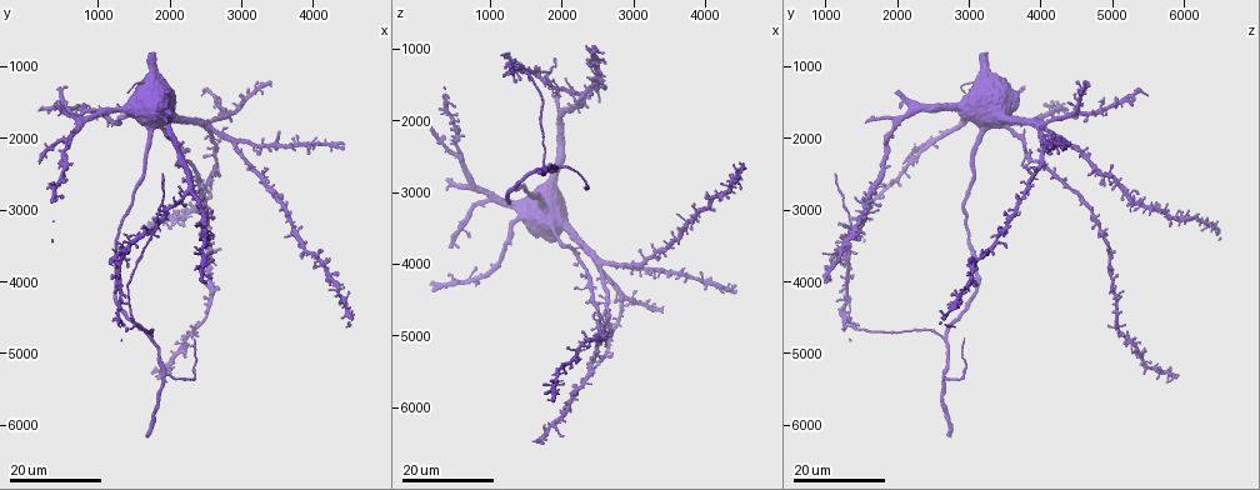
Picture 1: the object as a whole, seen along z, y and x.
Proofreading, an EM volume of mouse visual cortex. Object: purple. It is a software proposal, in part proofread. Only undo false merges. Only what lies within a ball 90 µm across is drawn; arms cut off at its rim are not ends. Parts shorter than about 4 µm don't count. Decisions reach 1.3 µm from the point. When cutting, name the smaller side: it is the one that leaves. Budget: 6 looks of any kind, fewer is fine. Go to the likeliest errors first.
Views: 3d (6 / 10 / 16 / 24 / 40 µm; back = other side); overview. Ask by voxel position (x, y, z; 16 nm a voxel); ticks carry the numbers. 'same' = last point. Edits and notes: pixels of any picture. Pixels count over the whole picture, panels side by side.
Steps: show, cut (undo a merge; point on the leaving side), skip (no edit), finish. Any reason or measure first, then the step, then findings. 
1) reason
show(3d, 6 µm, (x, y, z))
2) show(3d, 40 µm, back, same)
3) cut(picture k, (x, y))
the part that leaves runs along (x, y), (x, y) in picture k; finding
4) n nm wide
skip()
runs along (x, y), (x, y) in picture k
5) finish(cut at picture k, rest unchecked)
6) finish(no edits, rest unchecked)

three-way junction
show(3d, 16 µm, (1800, 3100, 1350))

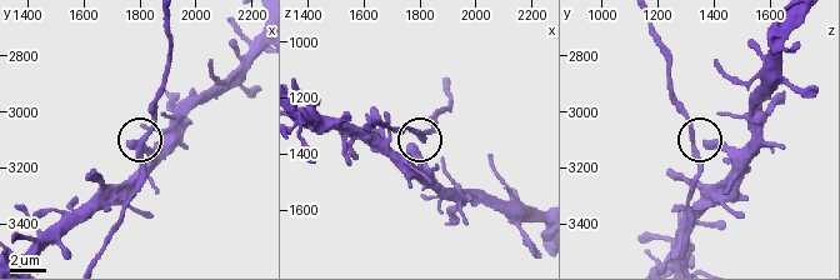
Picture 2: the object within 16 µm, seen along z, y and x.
closer look
show(3d, 10 µm, (1790, 3130, 1330))

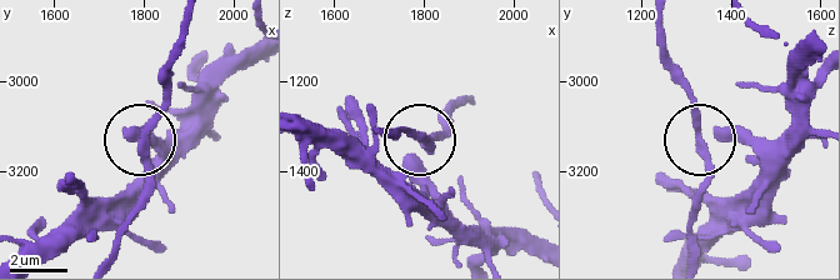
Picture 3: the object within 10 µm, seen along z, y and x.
show(3d, 6 µm, (1795, 3130, 1325))

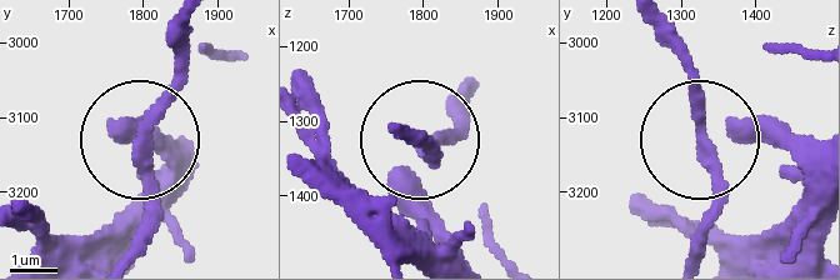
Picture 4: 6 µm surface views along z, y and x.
side arm 12 µm; 3 arms
skip()
continuous, no second neuron

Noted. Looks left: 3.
show(3d, 24 µm, (1950, 5300, 2650))

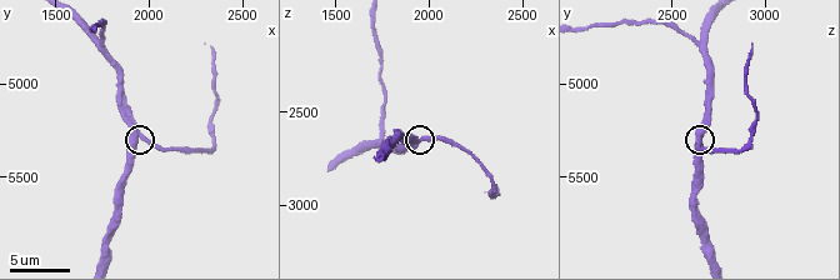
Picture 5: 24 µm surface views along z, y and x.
show(3d, 10 µm, (1960, 5280, 2640))

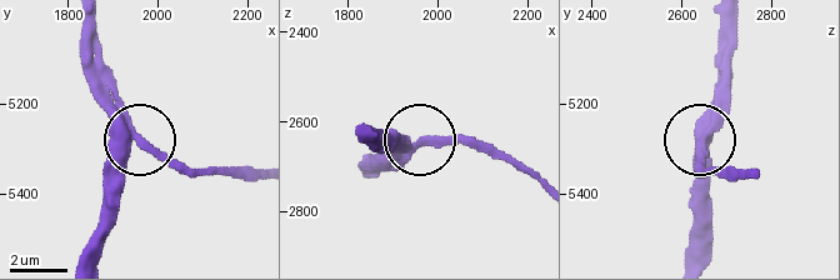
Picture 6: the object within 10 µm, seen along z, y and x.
side arm 16 µm; 3 arms
skip()
one neuron here

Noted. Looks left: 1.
finish(no edits, rest unchecked)

